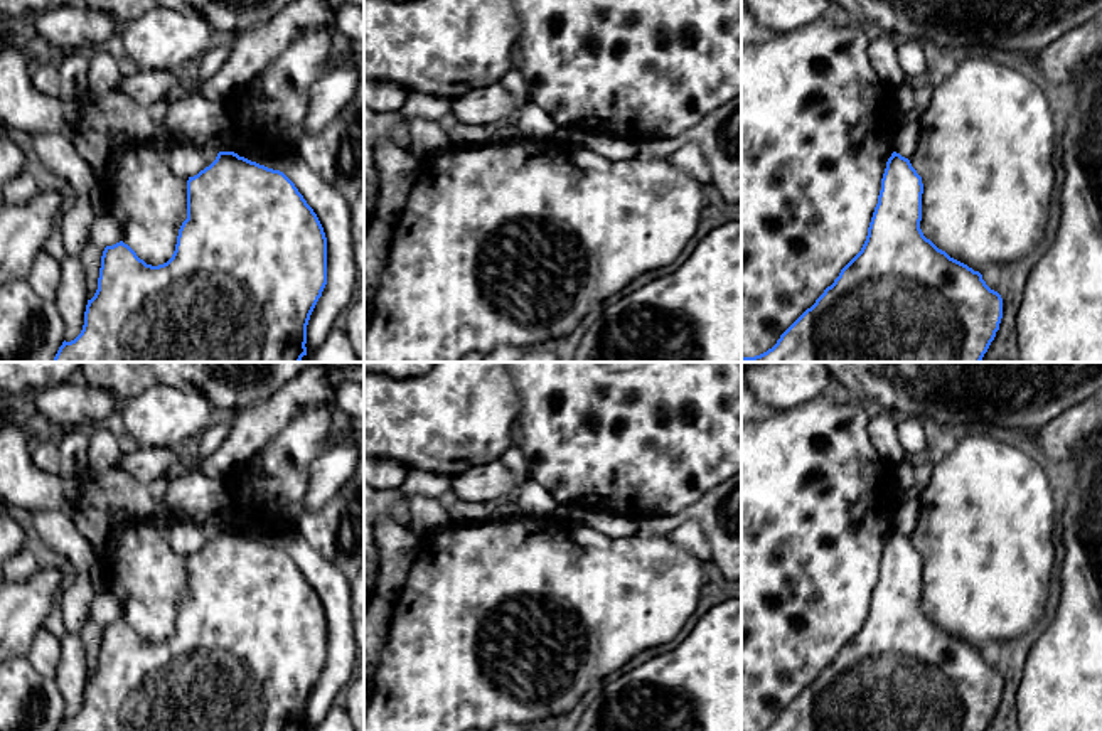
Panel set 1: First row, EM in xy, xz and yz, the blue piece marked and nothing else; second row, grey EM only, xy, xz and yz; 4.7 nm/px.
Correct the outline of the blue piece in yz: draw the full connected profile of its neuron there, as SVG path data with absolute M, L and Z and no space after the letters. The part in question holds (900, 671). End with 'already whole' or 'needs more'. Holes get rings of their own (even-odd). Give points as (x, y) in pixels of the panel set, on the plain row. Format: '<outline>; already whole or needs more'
M893 529L886 539L886 546L881 556L881 568L878 581L875 584L866 618L861 628L841 647L839 654L816 680L807 686L777 718L777 721L763 731L986 731L991 719L999 707L1003 696L1003 675L998 669L991 667L982 652L974 648L967 642L950 635L945 628L939 627L930 616L927 616L920 606L922 598L922 554L912 544L910 537Z; already whole

